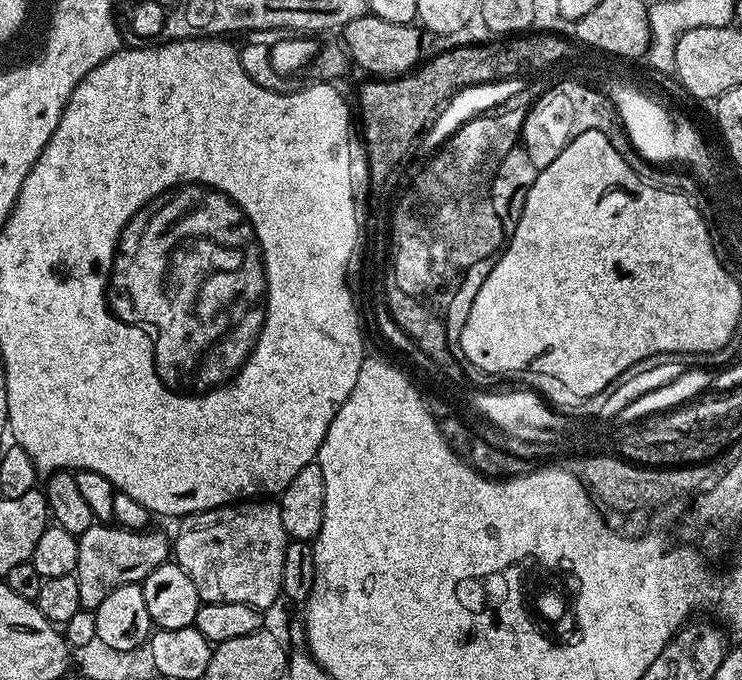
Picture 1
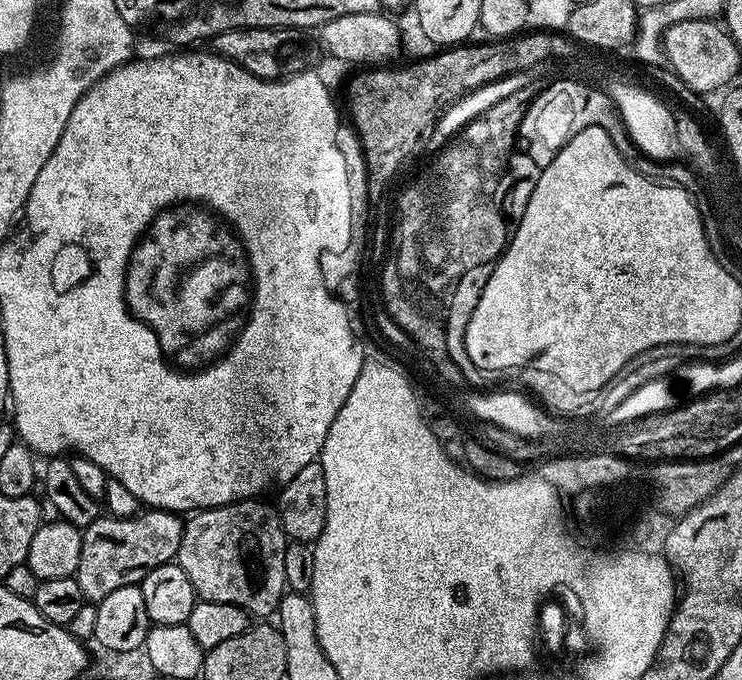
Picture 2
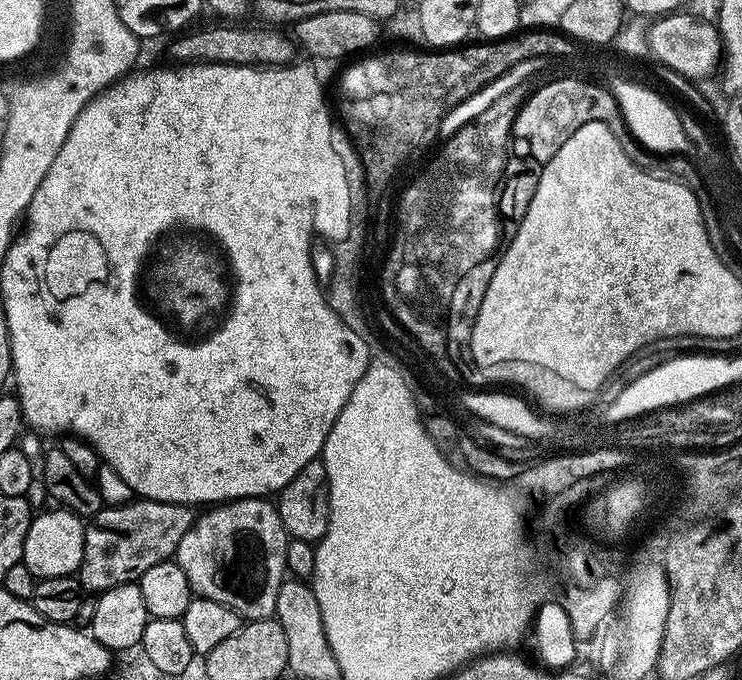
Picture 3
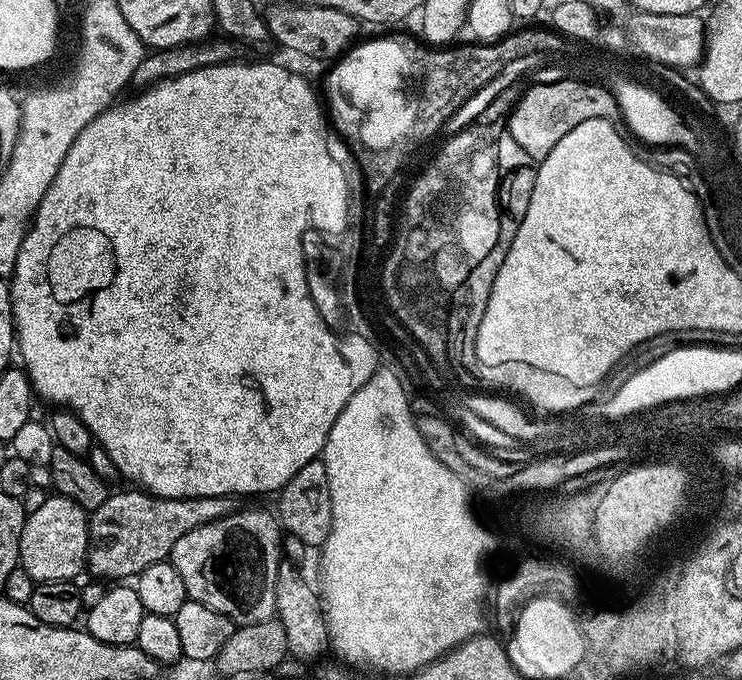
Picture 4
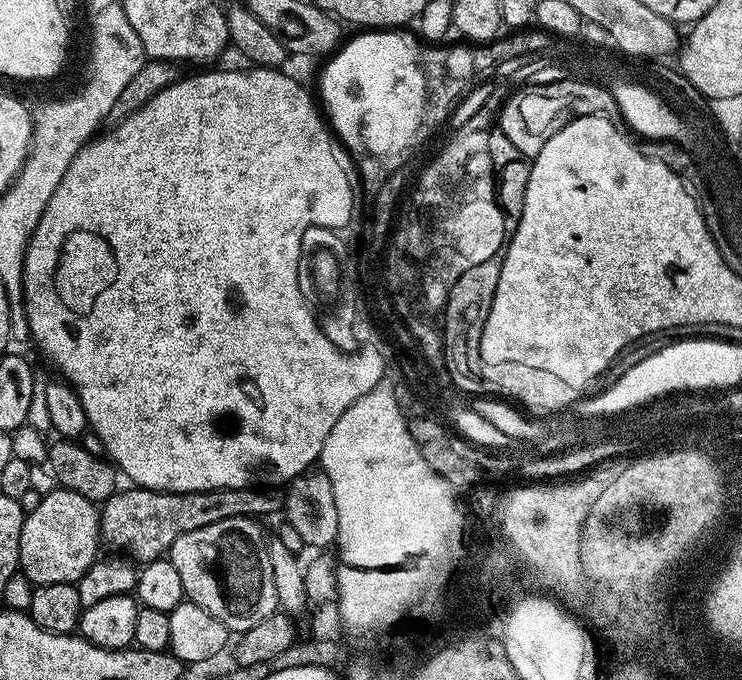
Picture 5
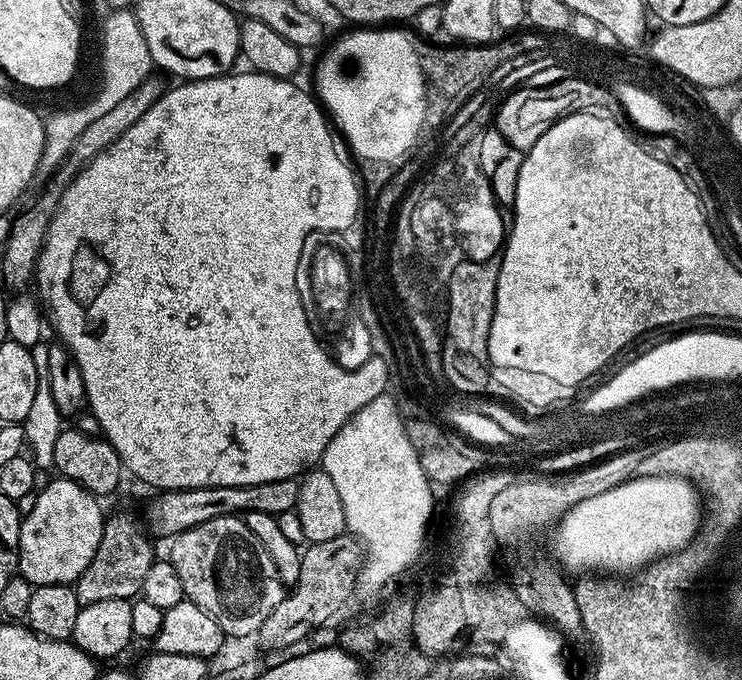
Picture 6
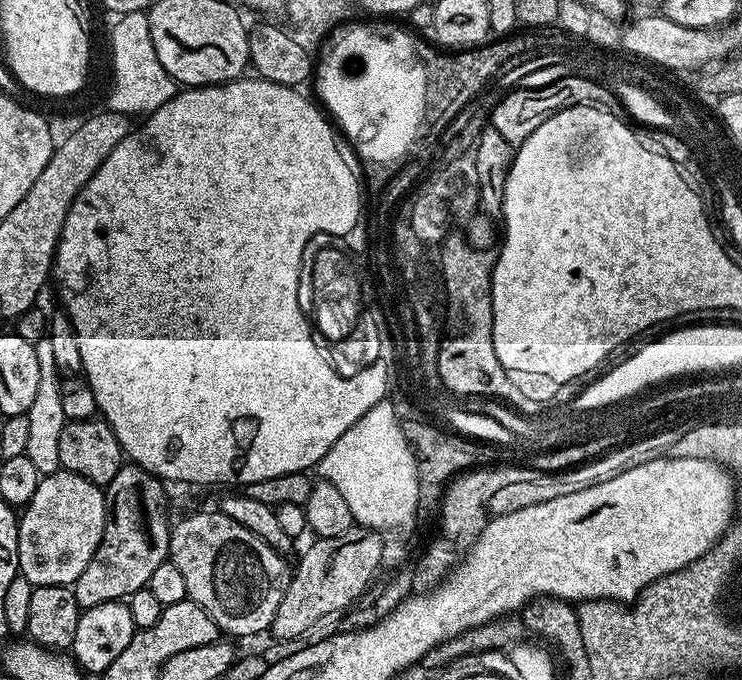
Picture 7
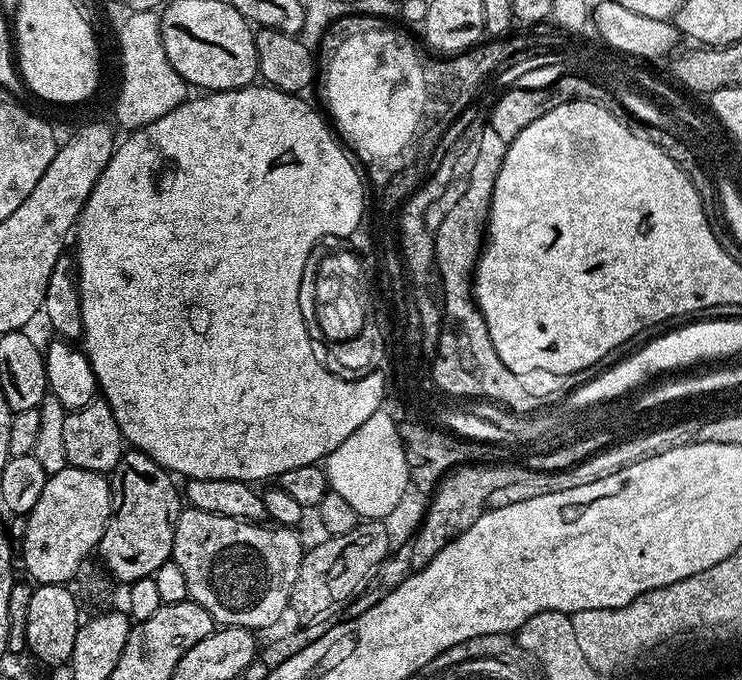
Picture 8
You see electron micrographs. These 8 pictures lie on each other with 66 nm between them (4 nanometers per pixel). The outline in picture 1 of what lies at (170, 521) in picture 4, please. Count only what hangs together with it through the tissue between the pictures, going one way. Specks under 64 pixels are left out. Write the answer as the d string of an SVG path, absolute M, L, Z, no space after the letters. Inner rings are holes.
M93 522L77 539L78 554L83 558L82 604L94 610L118 586L140 584L158 566L169 563L170 540L160 532L117 526L112 522Z

